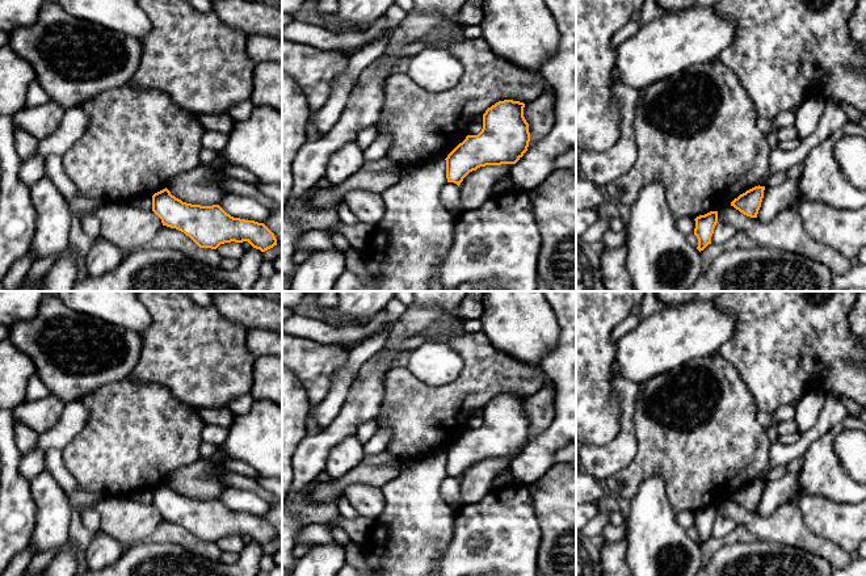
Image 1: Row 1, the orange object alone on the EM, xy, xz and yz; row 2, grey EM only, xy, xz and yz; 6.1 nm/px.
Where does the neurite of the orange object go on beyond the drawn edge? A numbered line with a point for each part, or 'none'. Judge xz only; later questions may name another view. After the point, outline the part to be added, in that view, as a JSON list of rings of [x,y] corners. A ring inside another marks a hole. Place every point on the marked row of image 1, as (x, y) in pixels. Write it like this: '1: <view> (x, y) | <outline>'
none

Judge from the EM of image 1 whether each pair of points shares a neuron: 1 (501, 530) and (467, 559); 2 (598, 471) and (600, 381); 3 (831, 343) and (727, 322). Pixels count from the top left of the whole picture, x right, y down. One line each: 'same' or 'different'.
1: same
2: different
3: different

